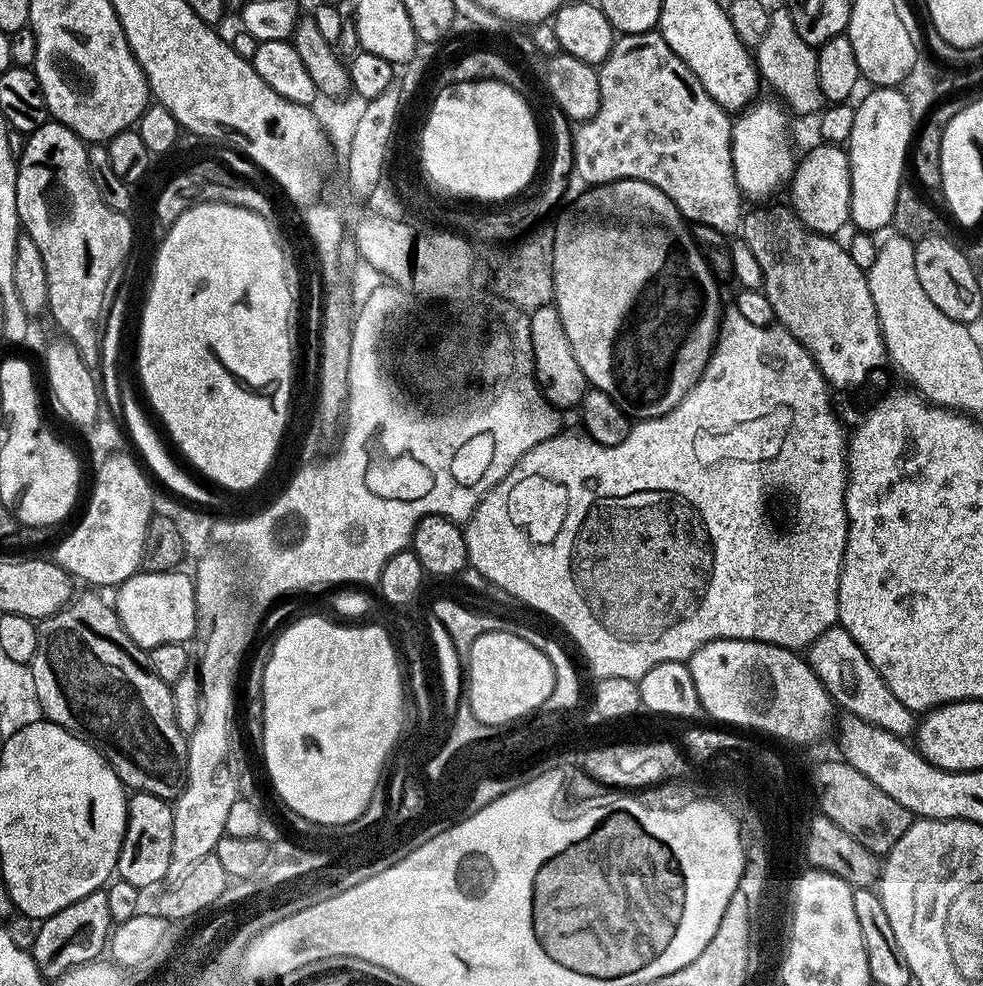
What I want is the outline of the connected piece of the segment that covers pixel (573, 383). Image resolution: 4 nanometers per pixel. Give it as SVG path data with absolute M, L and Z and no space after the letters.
M555 303L532 310L529 322L534 379L541 396L557 410L575 409L584 403L584 396L590 391L590 385L586 374L582 374L582 366L578 366L578 358L574 358L570 338L566 338L566 329L562 326L562 318Z

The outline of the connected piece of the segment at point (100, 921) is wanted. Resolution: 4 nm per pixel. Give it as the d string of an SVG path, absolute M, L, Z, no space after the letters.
M107 891L91 892L86 894L86 898L78 898L78 902L58 910L58 914L39 921L37 928L40 929L37 930L32 944L30 943L30 951L37 962L72 960L68 962L73 965L89 964L103 953L100 952L103 948L105 951L113 927Z

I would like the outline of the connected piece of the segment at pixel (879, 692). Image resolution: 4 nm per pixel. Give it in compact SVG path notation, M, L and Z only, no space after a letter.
M838 624L820 635L806 652L808 664L826 686L833 703L847 715L856 716L868 724L894 733L896 736L911 737L918 726L915 713L909 711L904 703L886 685L865 652L851 638L849 632Z

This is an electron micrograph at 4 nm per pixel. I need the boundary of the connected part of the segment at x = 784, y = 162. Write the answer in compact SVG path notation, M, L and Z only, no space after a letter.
M753 99L732 121L732 165L740 195L748 202L764 202L780 187L787 185L796 168L798 152L792 149L792 136L788 133L790 112L779 99Z

